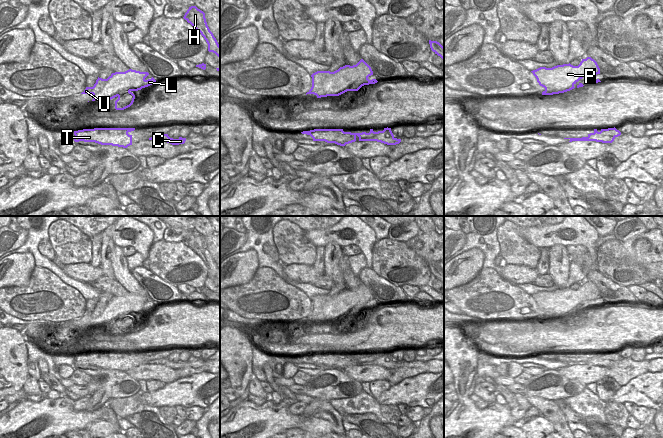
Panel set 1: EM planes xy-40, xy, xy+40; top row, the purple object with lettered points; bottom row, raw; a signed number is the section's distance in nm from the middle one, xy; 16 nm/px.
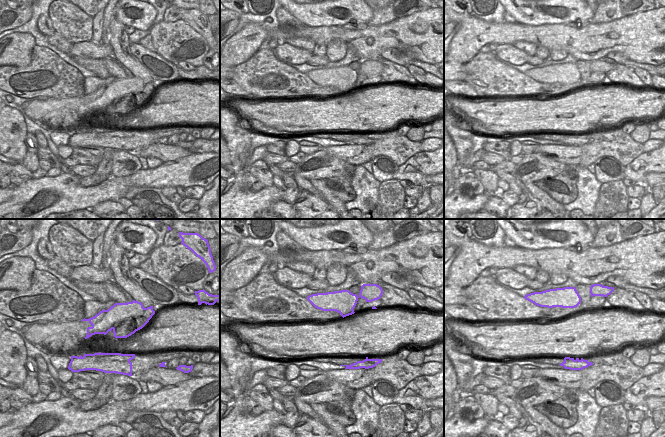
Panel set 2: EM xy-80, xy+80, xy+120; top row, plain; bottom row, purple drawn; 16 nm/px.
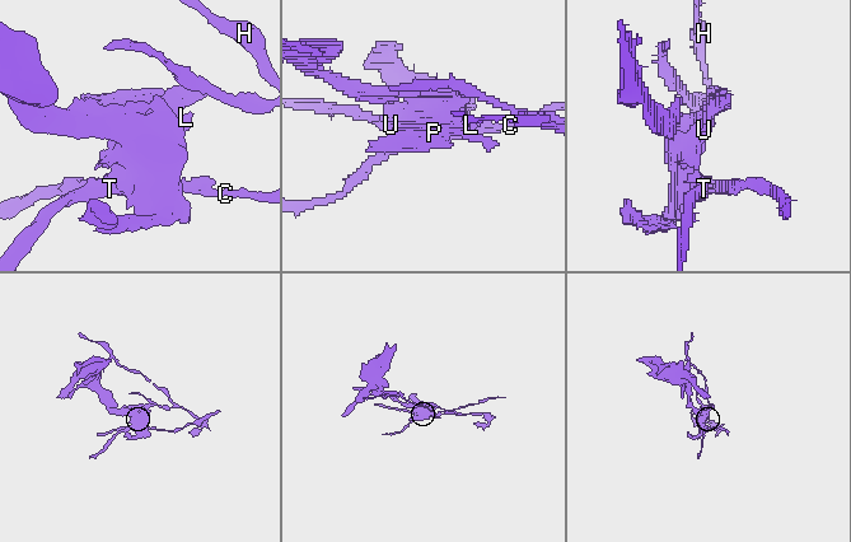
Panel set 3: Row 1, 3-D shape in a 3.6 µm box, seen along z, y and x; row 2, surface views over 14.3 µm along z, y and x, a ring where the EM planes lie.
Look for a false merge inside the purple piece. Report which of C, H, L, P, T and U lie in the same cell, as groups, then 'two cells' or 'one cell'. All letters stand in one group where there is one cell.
C / H L P T U | two cells

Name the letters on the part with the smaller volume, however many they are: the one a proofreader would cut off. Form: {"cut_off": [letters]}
{"cut_off": ["C"]}

